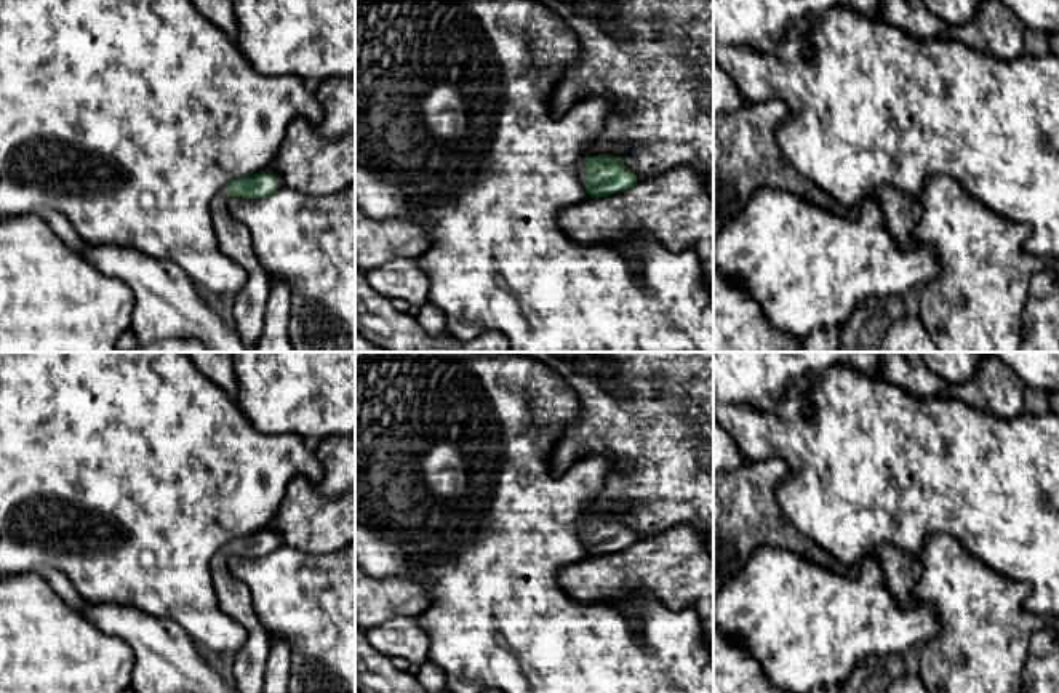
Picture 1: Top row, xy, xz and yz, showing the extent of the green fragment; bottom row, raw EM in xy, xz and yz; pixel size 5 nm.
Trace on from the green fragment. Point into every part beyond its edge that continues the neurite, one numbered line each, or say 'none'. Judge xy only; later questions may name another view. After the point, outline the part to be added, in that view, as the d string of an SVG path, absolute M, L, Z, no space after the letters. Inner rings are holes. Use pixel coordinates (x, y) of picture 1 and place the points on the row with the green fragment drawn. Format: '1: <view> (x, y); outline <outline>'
1: xy (234, 237); outline M224 192L214 195L211 202L213 227L221 250L246 270L246 283L235 294L234 328L246 352L254 352L264 326L270 277L254 254L250 229L230 216L227 198Z

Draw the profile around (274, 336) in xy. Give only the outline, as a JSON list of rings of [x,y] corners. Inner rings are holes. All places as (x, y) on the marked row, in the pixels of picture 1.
[[[270,280],[264,326],[254,352],[296,352],[290,341],[290,310],[290,286],[282,280]]]

